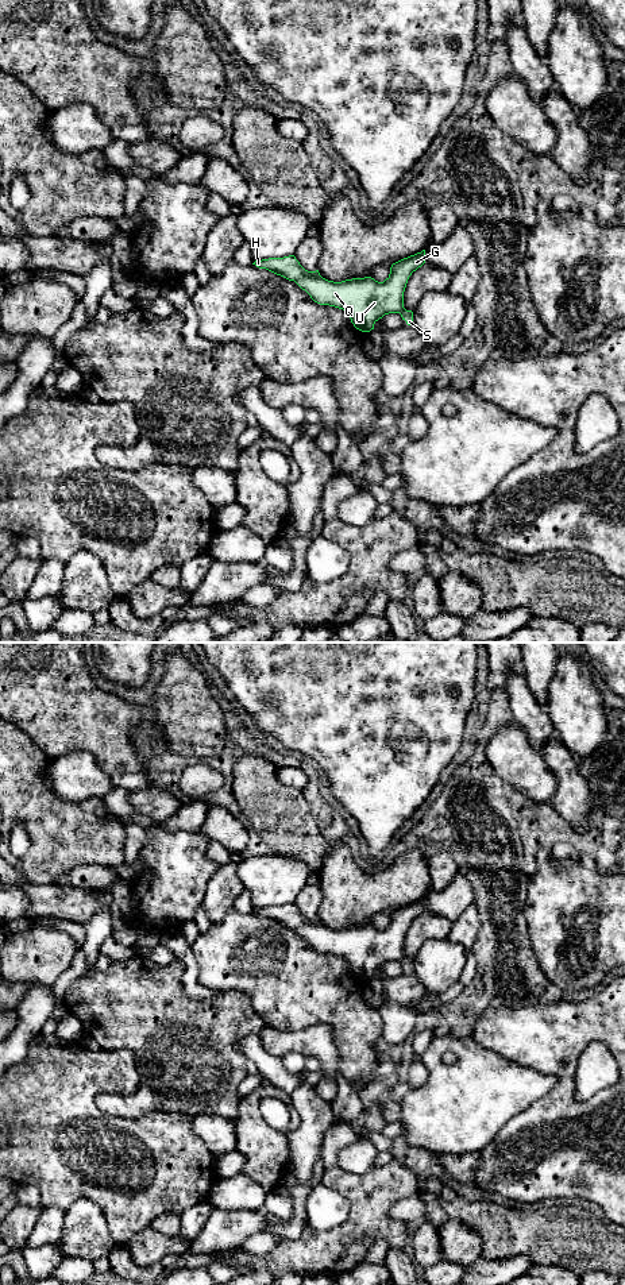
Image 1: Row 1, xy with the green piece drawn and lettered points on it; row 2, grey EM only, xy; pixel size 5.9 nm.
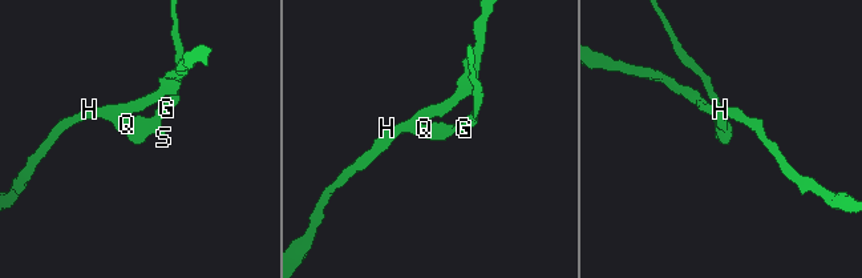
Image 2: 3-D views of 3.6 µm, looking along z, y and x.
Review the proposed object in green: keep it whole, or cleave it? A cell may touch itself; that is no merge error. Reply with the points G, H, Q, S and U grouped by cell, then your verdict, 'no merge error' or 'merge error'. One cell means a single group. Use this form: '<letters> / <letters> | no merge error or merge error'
G Q S U / H | merge error

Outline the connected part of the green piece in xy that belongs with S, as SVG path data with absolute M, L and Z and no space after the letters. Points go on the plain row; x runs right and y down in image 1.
M425 898L393 911L383 930L371 925L333 930L320 923L296 931L315 950L343 957L362 980L374 977L374 972L389 961L400 961L408 973L413 973L413 960L404 956L404 939L412 921L425 911L424 904Z

